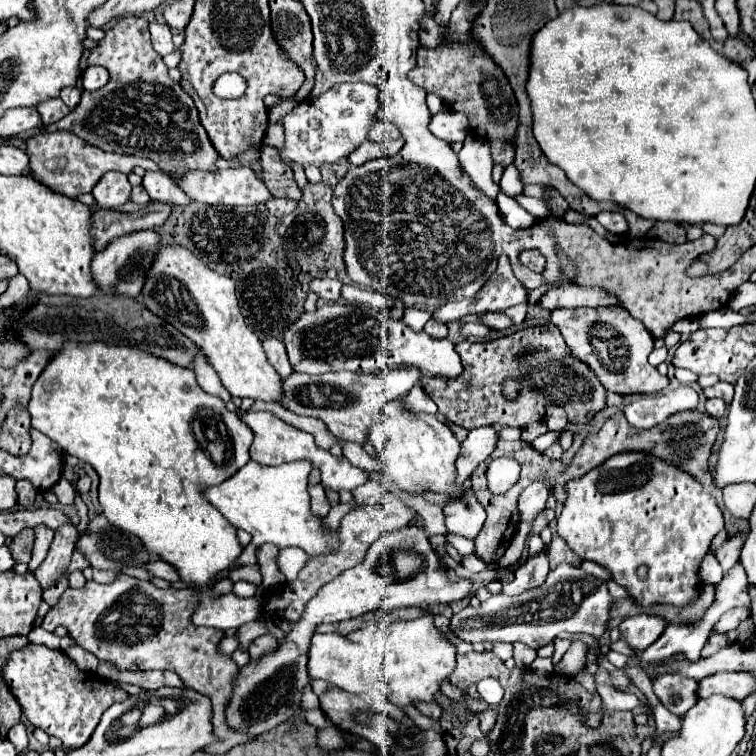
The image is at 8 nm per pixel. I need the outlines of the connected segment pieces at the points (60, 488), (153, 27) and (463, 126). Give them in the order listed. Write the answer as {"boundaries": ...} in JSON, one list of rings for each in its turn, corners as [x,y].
{"boundaries":[[[[60,479],[60,481],[52,487],[52,491],[56,493],[56,497],[58,497],[58,501],[60,501],[62,505],[70,505],[70,503],[74,503],[74,489],[72,489],[70,481]]],[[[150,23],[150,35],[152,35],[152,47],[156,49],[156,53],[160,53],[162,57],[174,51],[174,43],[172,43],[172,33],[168,25],[160,25],[160,23]]],[[[444,111],[432,117],[430,131],[444,141],[464,141],[468,135],[468,117],[458,111]]]]}

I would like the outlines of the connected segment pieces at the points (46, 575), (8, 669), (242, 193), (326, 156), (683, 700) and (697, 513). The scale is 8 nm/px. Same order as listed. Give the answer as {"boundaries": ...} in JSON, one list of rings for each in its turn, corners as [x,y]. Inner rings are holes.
{"boundaries":[[[[62,525],[60,529],[56,529],[48,557],[34,571],[34,577],[42,589],[52,587],[58,579],[62,579],[68,573],[68,565],[70,565],[70,557],[76,547],[76,541],[78,541],[78,531],[74,525]]],[[[34,643],[10,653],[2,669],[2,679],[6,681],[8,691],[16,695],[28,721],[50,737],[60,739],[66,749],[82,747],[96,729],[100,715],[112,703],[128,699],[128,693],[122,687],[108,683],[94,673],[80,671],[74,663],[66,663],[66,655],[62,651]]],[[[250,167],[220,169],[220,173],[188,173],[178,187],[194,201],[210,205],[260,205],[270,199]]],[[[340,83],[320,97],[308,97],[282,119],[284,145],[278,147],[280,159],[284,165],[300,165],[302,169],[306,165],[320,169],[322,165],[338,163],[368,139],[378,107],[378,89],[368,83]]],[[[666,675],[654,681],[654,693],[662,701],[662,705],[682,717],[700,697],[698,697],[698,683],[680,675]]],[[[620,453],[604,461],[598,469],[582,475],[580,479],[568,481],[568,499],[564,501],[562,513],[558,515],[558,535],[568,547],[580,557],[606,567],[612,581],[622,585],[636,605],[690,605],[700,591],[700,563],[710,549],[716,533],[724,529],[722,509],[712,493],[708,493],[688,473],[652,457],[646,453]],[[646,565],[648,577],[638,579],[636,567]]]]}

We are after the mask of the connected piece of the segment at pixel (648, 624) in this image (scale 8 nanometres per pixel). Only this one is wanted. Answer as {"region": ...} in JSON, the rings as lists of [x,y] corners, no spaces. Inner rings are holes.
{"region":[[[634,615],[634,617],[628,617],[624,619],[618,629],[620,629],[620,635],[626,639],[628,647],[632,647],[634,651],[642,651],[646,649],[648,645],[652,645],[660,633],[664,631],[668,623],[662,619],[662,617],[654,617],[654,615]]]}

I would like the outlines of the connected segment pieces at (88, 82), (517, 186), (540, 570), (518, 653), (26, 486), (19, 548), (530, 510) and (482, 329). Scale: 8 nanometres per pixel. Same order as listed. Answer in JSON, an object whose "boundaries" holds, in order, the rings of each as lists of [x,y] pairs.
{"boundaries":[[[[88,67],[82,75],[82,87],[86,91],[96,91],[108,83],[108,71],[104,67]]],[[[508,165],[504,169],[504,175],[500,179],[500,189],[506,193],[506,195],[518,195],[522,193],[522,183],[520,183],[520,175],[516,171],[514,165]]],[[[540,553],[538,557],[528,557],[518,567],[518,571],[514,571],[514,579],[502,587],[502,593],[512,597],[512,595],[520,595],[532,587],[540,587],[546,581],[548,571],[550,571],[548,559],[544,553]]],[[[514,643],[514,661],[516,661],[516,667],[528,669],[534,659],[536,659],[536,651],[534,649],[528,649],[524,643]]],[[[16,481],[16,493],[18,493],[18,505],[30,507],[36,497],[36,487],[30,481]]],[[[24,529],[16,539],[12,539],[10,543],[10,551],[14,561],[20,563],[30,563],[30,553],[32,553],[32,545],[34,545],[34,529]]],[[[532,481],[520,495],[518,501],[518,511],[520,519],[536,519],[536,515],[546,507],[548,499],[548,485],[544,481]]],[[[466,323],[460,331],[464,337],[486,337],[490,333],[490,327],[482,323]]]]}

